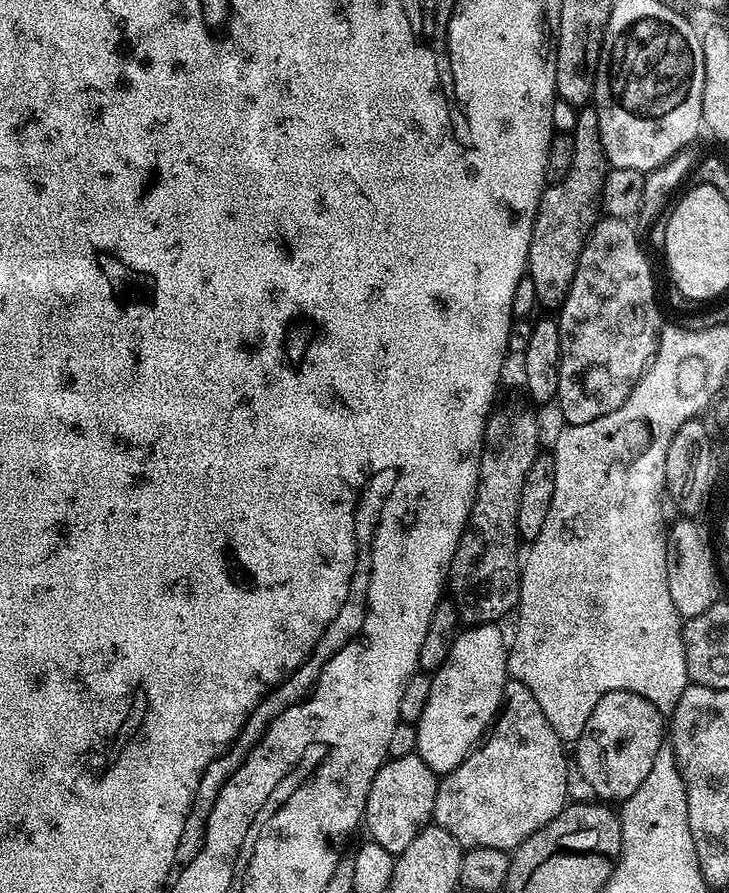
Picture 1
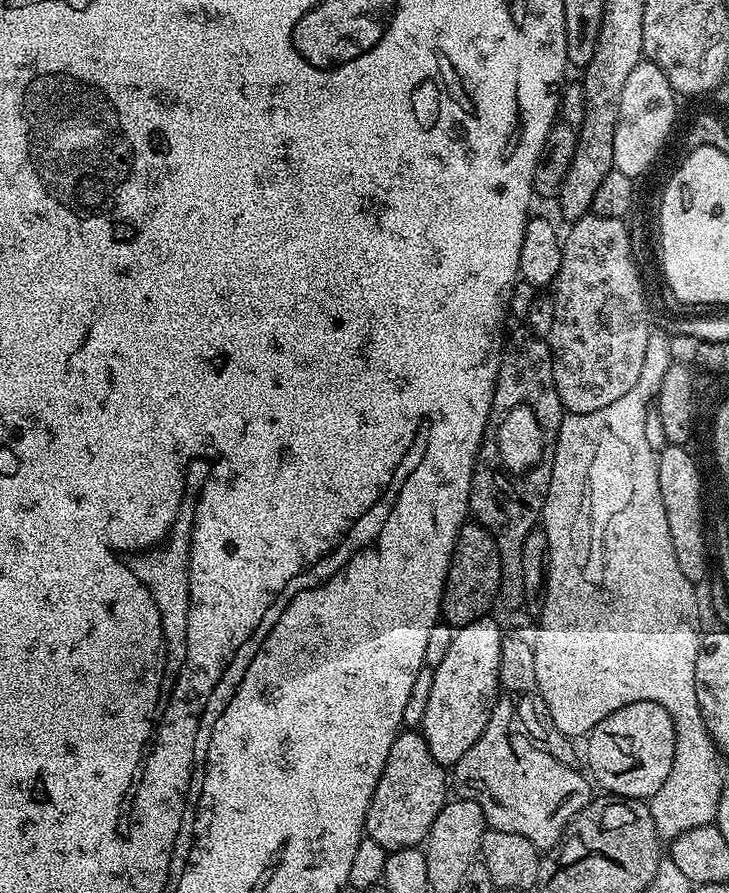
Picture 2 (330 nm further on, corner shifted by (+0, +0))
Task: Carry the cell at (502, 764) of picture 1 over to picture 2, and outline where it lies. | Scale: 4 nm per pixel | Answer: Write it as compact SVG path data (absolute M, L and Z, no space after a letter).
M508 698L497 699L493 706L490 722L486 722L486 730L482 730L482 738L478 738L478 742L474 742L474 746L470 746L470 750L466 750L466 754L462 754L462 758L451 769L454 792L459 799L473 800L482 806L484 823L488 828L522 834L522 838L530 838L536 848L545 850L559 836L563 819L577 815L587 804L592 803L593 785L579 767L571 768L558 762L558 758L554 758L547 748L537 743L518 723L517 705L504 699Z

